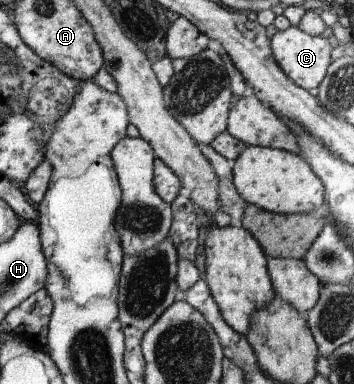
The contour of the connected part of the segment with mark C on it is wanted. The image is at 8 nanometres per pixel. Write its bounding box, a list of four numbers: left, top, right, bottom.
[271,26,332,91]

